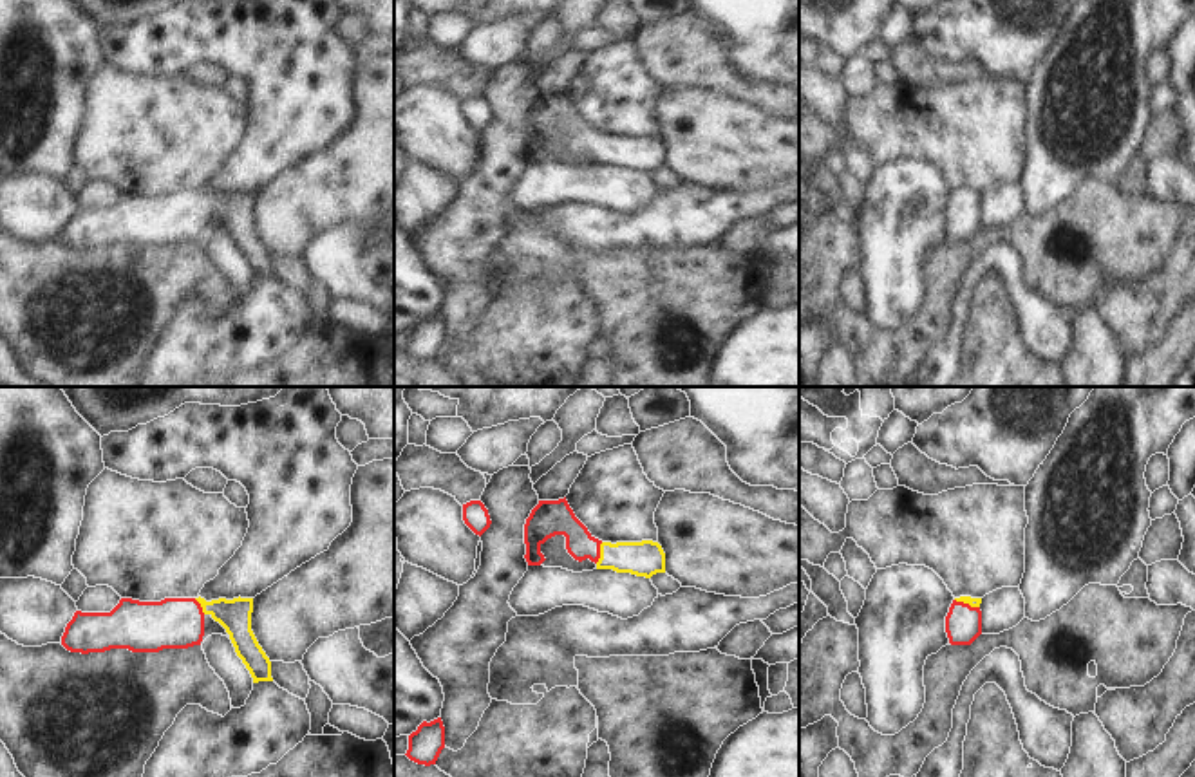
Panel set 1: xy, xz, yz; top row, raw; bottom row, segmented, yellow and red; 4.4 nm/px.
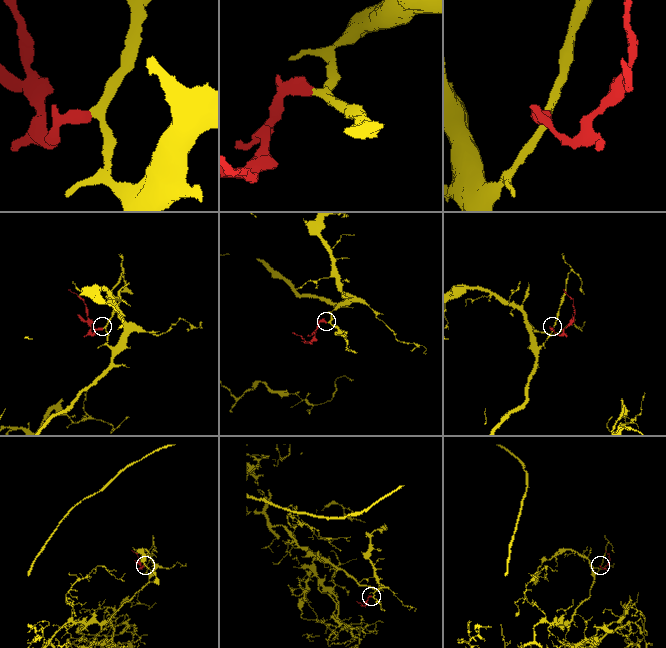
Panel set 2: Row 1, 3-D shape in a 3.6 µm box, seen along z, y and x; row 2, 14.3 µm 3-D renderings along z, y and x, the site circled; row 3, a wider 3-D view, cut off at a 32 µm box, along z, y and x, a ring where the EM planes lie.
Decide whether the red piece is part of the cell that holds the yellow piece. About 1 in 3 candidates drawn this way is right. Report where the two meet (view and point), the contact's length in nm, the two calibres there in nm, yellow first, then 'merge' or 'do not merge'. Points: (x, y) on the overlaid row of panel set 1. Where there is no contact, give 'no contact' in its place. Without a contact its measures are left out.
xz (601, 553) | 100 nm | 160/150 nm | merge

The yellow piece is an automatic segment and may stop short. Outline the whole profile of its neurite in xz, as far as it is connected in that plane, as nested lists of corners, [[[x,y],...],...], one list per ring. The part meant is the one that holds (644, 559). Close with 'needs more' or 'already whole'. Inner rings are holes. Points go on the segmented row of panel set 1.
[[[566,497],[539,501],[526,519],[524,558],[528,566],[541,566],[546,560],[541,546],[555,535],[566,537],[566,549],[575,560],[589,558],[597,564],[597,569],[613,569],[645,578],[665,573],[665,553],[658,542],[602,542],[575,517]]]; needs more

